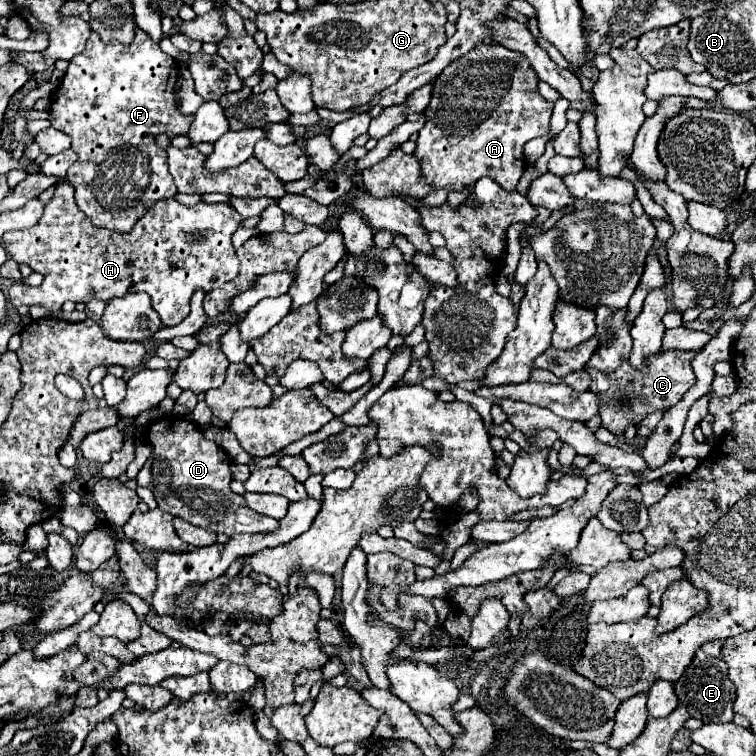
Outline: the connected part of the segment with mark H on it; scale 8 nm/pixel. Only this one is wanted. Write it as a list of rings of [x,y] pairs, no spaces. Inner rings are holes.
[[[64,180],[56,186],[54,196],[44,208],[44,216],[34,228],[10,230],[2,236],[2,246],[10,254],[10,258],[28,264],[34,272],[40,272],[44,276],[44,282],[38,288],[30,288],[26,284],[12,284],[8,298],[16,308],[22,304],[44,306],[54,316],[62,310],[62,304],[66,300],[84,304],[90,300],[110,302],[112,298],[126,296],[130,292],[146,292],[152,298],[152,304],[162,318],[162,324],[174,326],[188,316],[194,290],[200,288],[208,292],[238,276],[238,256],[230,238],[240,228],[240,222],[242,216],[228,204],[198,202],[196,206],[182,206],[174,198],[168,198],[164,202],[156,202],[156,206],[152,206],[152,210],[148,210],[148,214],[144,214],[144,218],[140,218],[140,222],[136,222],[130,232],[96,228],[78,208],[74,200],[74,190]]]

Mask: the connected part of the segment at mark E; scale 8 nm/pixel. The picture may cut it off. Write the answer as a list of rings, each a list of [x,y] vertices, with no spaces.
[[[698,650],[674,688],[676,688],[676,696],[678,696],[680,704],[688,706],[688,712],[692,718],[702,720],[704,724],[730,722],[734,718],[732,706],[736,700],[736,692],[734,692],[732,680],[728,678],[728,666],[724,664],[722,658],[712,658],[712,656],[704,654],[702,650]]]

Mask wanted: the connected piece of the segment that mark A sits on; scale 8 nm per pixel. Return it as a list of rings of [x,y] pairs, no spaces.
[[[476,46],[464,58],[452,62],[436,80],[432,90],[432,102],[428,104],[426,126],[420,130],[416,140],[416,158],[422,164],[424,184],[434,184],[434,188],[450,186],[452,190],[462,190],[464,186],[474,186],[482,176],[490,176],[502,188],[514,190],[524,172],[524,144],[532,138],[550,132],[552,106],[538,94],[538,78],[524,54],[506,50],[504,46]]]

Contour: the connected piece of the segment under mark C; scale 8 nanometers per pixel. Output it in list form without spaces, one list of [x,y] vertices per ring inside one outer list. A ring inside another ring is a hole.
[[[684,350],[660,352],[656,354],[656,358],[652,358],[652,366],[648,366],[648,370],[632,370],[632,366],[624,362],[624,366],[616,370],[616,374],[596,374],[596,370],[588,370],[586,366],[586,372],[592,376],[590,390],[594,394],[600,394],[600,398],[628,398],[628,394],[632,394],[632,398],[638,398],[636,402],[632,402],[634,404],[632,410],[616,410],[616,406],[614,408],[604,406],[604,410],[600,410],[602,426],[610,430],[612,434],[622,436],[628,424],[638,424],[650,412],[674,406],[688,392],[688,388],[696,382],[696,376],[692,374],[692,366],[690,366],[692,354],[696,352],[684,352]]]

